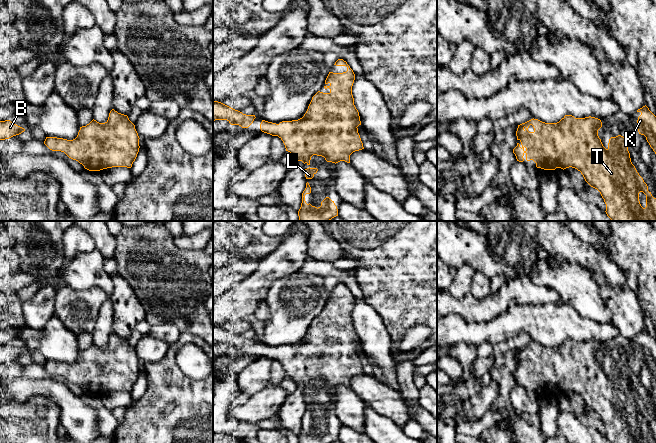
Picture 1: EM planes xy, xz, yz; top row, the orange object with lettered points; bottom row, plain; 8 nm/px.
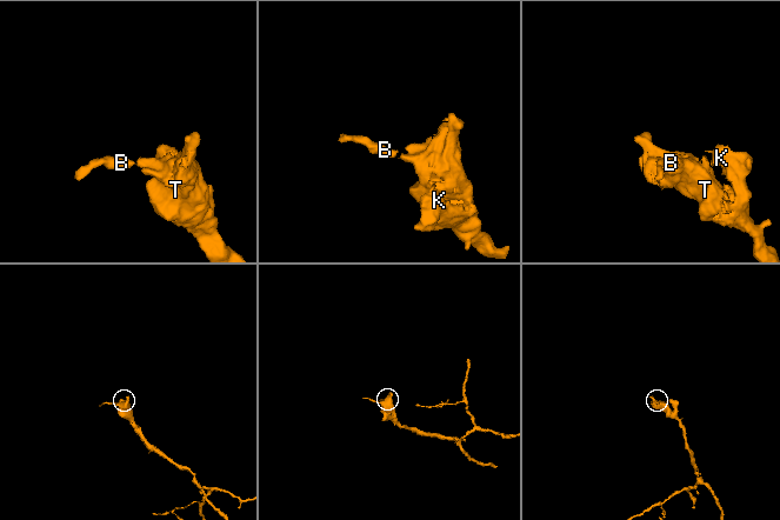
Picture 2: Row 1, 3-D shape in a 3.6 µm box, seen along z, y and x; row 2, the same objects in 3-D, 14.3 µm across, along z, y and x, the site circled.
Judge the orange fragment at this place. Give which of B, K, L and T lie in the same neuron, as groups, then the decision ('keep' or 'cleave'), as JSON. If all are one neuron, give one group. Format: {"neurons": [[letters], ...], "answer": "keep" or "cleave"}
{"neurons": [["B"], ["K", "L", "T"]], "answer": "cleave"}

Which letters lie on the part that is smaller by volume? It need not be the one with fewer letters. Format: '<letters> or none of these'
B

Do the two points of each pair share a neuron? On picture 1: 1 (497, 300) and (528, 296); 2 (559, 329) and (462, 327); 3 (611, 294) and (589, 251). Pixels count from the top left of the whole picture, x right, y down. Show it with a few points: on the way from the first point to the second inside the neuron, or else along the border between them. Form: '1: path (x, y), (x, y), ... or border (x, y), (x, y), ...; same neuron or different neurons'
1: path (505, 297), (520, 296); same neuron
2: path (535, 324), (509, 324), (499, 329), (486, 329); same neuron
3: border (590, 271), (601, 273), (613, 288), (621, 287); different neurons

